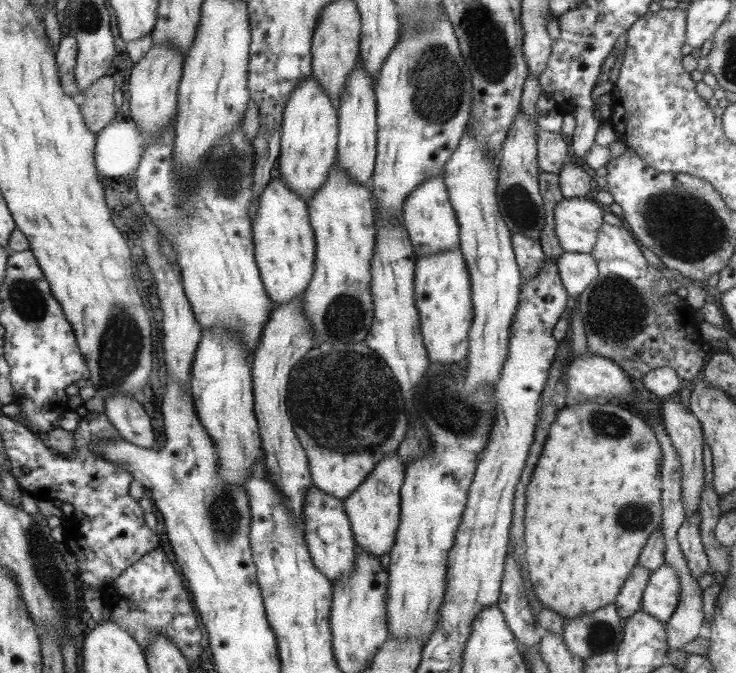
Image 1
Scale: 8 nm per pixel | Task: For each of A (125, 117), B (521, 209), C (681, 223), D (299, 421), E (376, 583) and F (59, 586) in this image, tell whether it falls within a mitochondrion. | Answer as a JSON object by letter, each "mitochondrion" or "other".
{"A":"other","B":"mitochondrion","C":"mitochondrion","D":"mitochondrion","E":"other","F":"mitochondrion"}

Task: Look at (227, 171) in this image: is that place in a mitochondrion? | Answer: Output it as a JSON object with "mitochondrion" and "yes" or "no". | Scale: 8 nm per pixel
{"mitochondrion":"yes"}

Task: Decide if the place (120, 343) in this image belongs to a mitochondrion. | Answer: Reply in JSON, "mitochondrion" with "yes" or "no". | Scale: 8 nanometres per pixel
{"mitochondrion":"yes"}

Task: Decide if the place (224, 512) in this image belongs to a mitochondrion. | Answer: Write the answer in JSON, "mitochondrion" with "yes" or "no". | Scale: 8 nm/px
{"mitochondrion":"yes"}

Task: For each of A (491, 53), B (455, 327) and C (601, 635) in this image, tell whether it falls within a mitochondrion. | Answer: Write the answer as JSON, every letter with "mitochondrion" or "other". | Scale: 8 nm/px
{"A":"mitochondrion","B":"other","C":"mitochondrion"}

